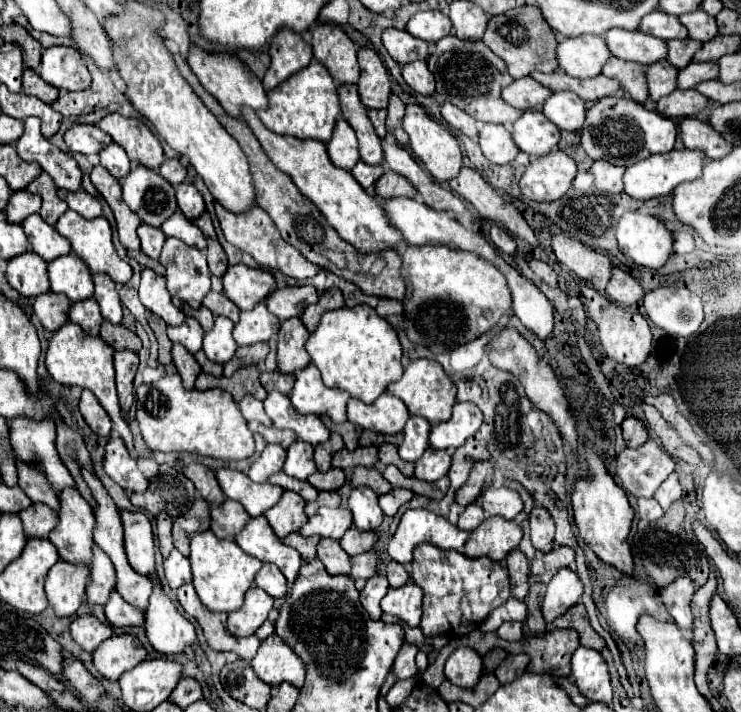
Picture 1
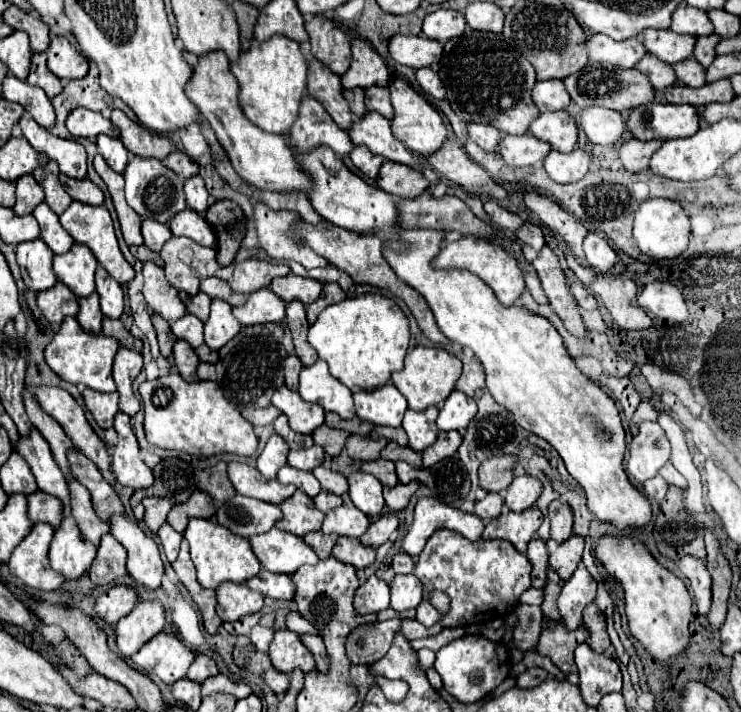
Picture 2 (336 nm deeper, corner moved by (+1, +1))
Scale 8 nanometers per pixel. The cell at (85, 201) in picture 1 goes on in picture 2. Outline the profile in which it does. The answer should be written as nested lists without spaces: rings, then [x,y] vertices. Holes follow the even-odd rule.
[[[61,175],[59,181],[61,181],[63,189],[75,201],[81,201],[87,205],[103,205],[103,191],[95,183],[91,183],[89,179],[71,179],[71,177]]]

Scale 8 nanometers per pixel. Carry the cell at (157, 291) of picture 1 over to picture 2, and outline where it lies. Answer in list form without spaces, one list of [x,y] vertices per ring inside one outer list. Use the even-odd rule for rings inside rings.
[[[153,261],[143,263],[143,297],[147,305],[167,321],[177,321],[185,315],[185,305],[181,303],[177,291],[167,283],[165,273]]]

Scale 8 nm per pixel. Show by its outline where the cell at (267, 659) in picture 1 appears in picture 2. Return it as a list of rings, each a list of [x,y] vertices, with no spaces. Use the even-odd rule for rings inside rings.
[[[281,629],[275,633],[269,645],[269,659],[277,671],[287,675],[293,669],[301,669],[303,673],[315,669],[313,655],[309,653],[309,649],[305,649],[305,645],[301,645],[299,635],[289,629]]]

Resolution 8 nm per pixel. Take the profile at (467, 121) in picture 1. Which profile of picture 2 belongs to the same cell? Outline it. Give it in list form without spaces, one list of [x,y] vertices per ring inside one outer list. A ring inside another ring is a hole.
[[[471,123],[469,125],[469,139],[475,141],[485,151],[495,151],[497,149],[497,141],[501,139],[501,133],[497,129],[493,129],[491,125]]]

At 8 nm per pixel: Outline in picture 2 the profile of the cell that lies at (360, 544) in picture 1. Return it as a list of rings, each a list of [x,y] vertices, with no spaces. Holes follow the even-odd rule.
[[[383,515],[369,525],[369,529],[363,533],[363,537],[359,541],[367,547],[379,547],[389,539],[389,535],[397,529],[397,525],[399,525],[399,521],[395,515]]]

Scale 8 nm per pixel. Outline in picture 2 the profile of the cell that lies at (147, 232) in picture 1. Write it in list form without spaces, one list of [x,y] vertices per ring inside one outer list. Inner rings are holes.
[[[145,219],[141,223],[141,233],[143,233],[145,245],[155,253],[159,253],[161,247],[165,245],[165,241],[173,237],[169,225],[163,225],[163,223],[157,223],[157,221],[149,221],[149,219]]]

